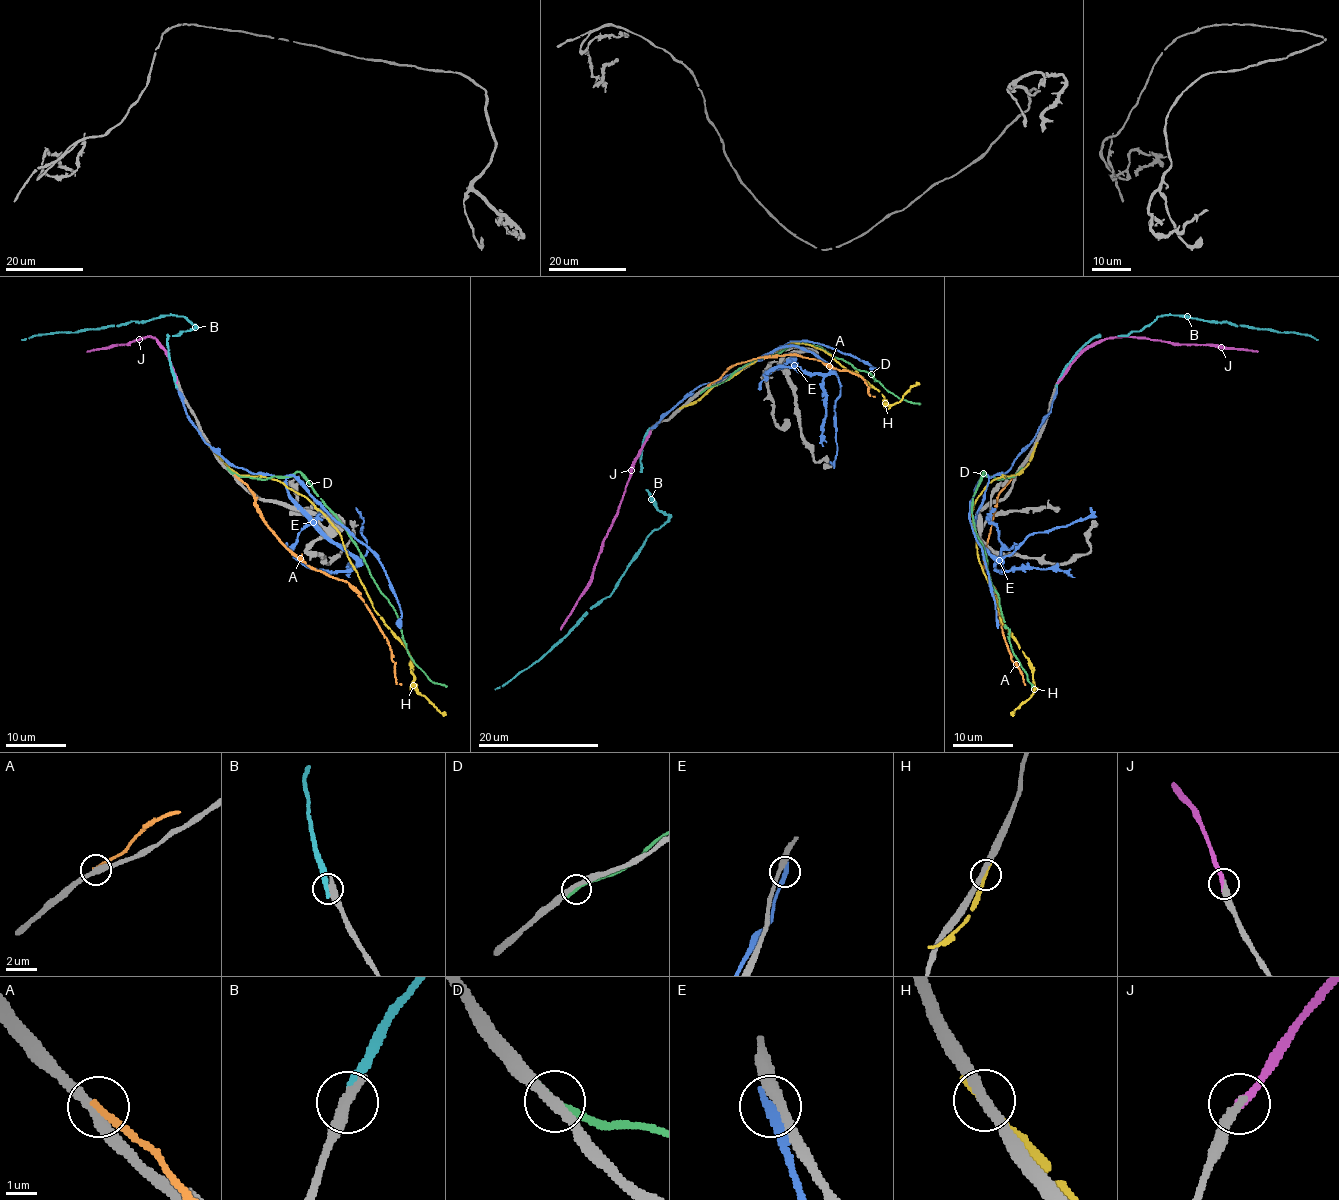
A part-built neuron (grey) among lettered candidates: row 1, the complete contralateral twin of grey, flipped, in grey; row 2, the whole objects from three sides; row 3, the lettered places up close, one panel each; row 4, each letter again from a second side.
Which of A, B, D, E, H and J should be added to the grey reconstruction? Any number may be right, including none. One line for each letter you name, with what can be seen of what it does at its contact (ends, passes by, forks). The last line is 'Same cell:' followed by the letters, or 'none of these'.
J: it ends there
Same cell: J

